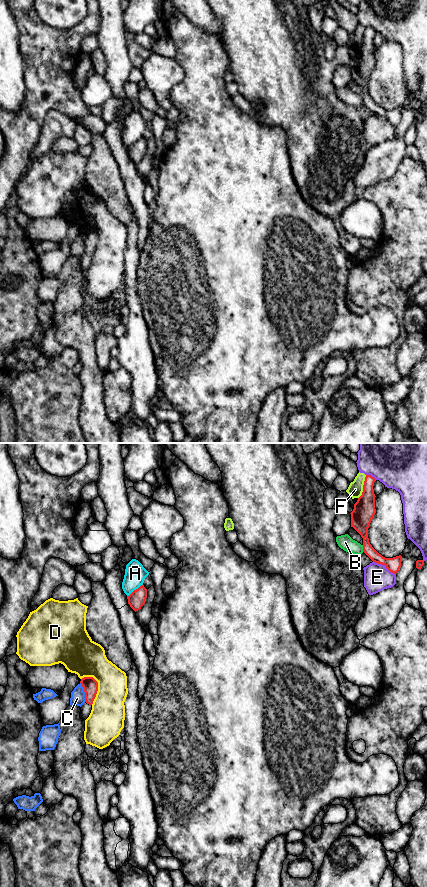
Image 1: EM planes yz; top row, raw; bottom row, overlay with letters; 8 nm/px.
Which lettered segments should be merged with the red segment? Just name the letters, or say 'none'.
none

